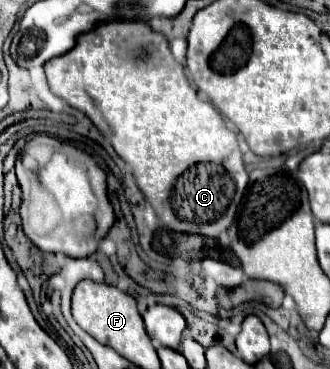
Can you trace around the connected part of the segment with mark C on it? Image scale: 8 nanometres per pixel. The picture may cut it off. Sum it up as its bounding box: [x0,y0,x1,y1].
[45,21,249,239]

